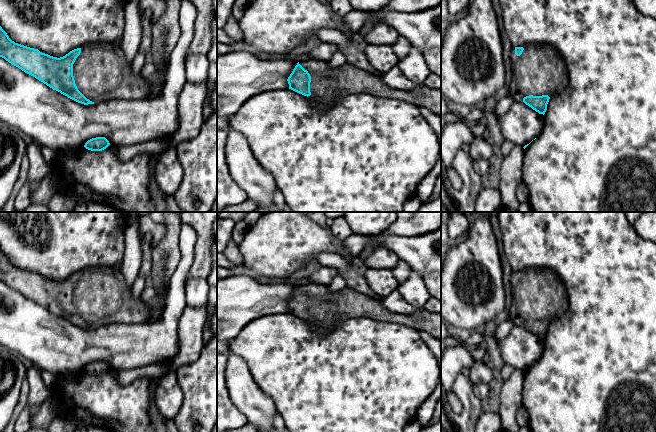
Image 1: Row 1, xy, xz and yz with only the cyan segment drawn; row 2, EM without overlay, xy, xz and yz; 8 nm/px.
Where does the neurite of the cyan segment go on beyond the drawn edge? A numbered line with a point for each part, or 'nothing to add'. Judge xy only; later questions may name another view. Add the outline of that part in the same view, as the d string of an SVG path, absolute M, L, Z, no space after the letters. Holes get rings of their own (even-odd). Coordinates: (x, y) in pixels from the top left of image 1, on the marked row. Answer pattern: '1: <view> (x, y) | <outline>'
1: xy (101, 72) | M91 43L83 46L73 64L73 76L78 90L94 103L109 99L146 99L149 95L147 78L140 73L132 74L123 49L117 43Z

